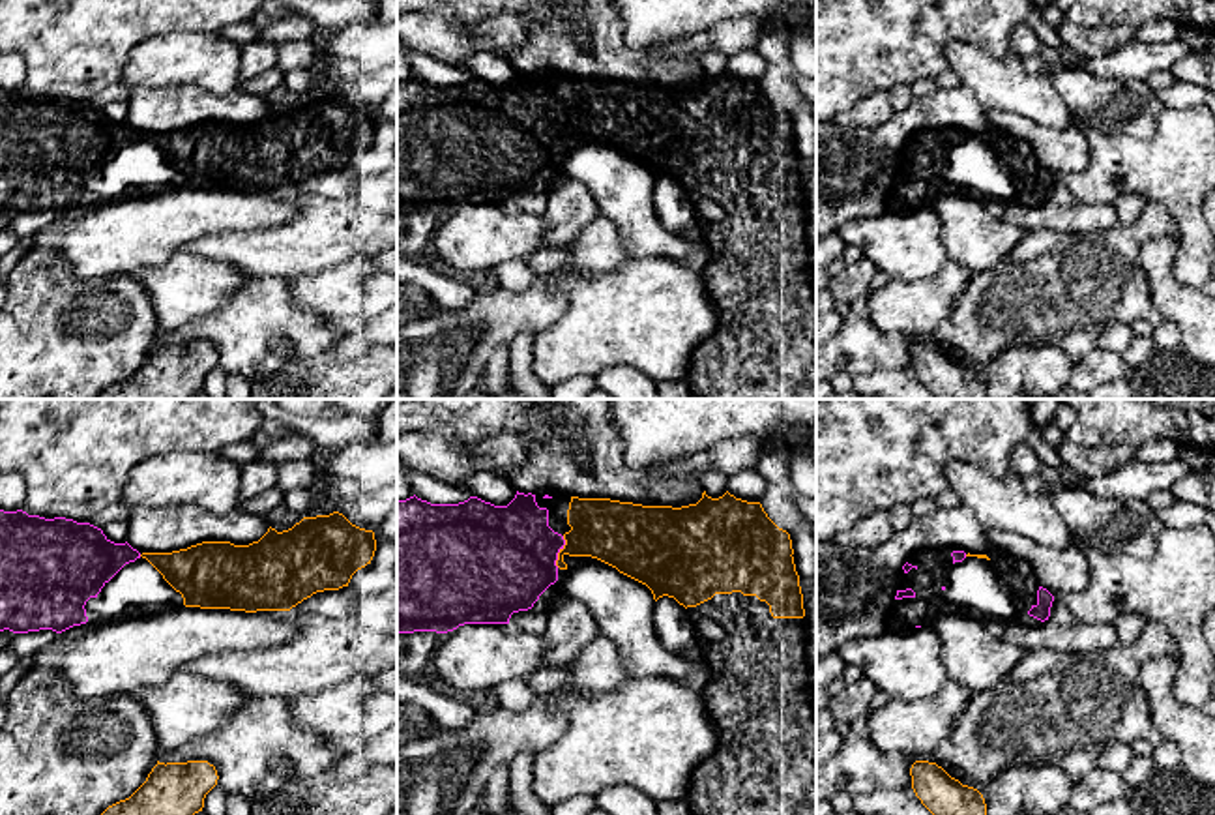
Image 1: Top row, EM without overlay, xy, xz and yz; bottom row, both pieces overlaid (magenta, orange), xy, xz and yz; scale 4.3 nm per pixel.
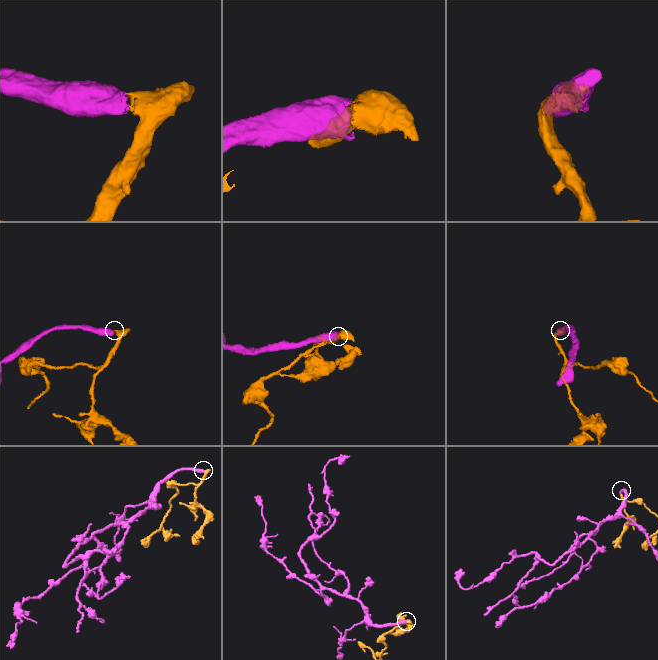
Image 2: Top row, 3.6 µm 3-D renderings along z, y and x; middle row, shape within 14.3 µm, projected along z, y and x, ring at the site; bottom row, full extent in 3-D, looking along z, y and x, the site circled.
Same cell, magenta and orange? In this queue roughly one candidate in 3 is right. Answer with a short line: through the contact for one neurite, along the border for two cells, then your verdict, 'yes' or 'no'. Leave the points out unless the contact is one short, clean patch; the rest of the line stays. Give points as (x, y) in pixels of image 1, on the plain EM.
line xz (502, 139), (528, 132), (558, 132), (596, 111), (611, 111); yes

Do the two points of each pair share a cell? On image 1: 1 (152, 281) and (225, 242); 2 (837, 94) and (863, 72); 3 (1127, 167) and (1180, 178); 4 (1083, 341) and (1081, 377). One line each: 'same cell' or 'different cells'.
1: different cells
2: same cell
3: same cell
4: different cells

